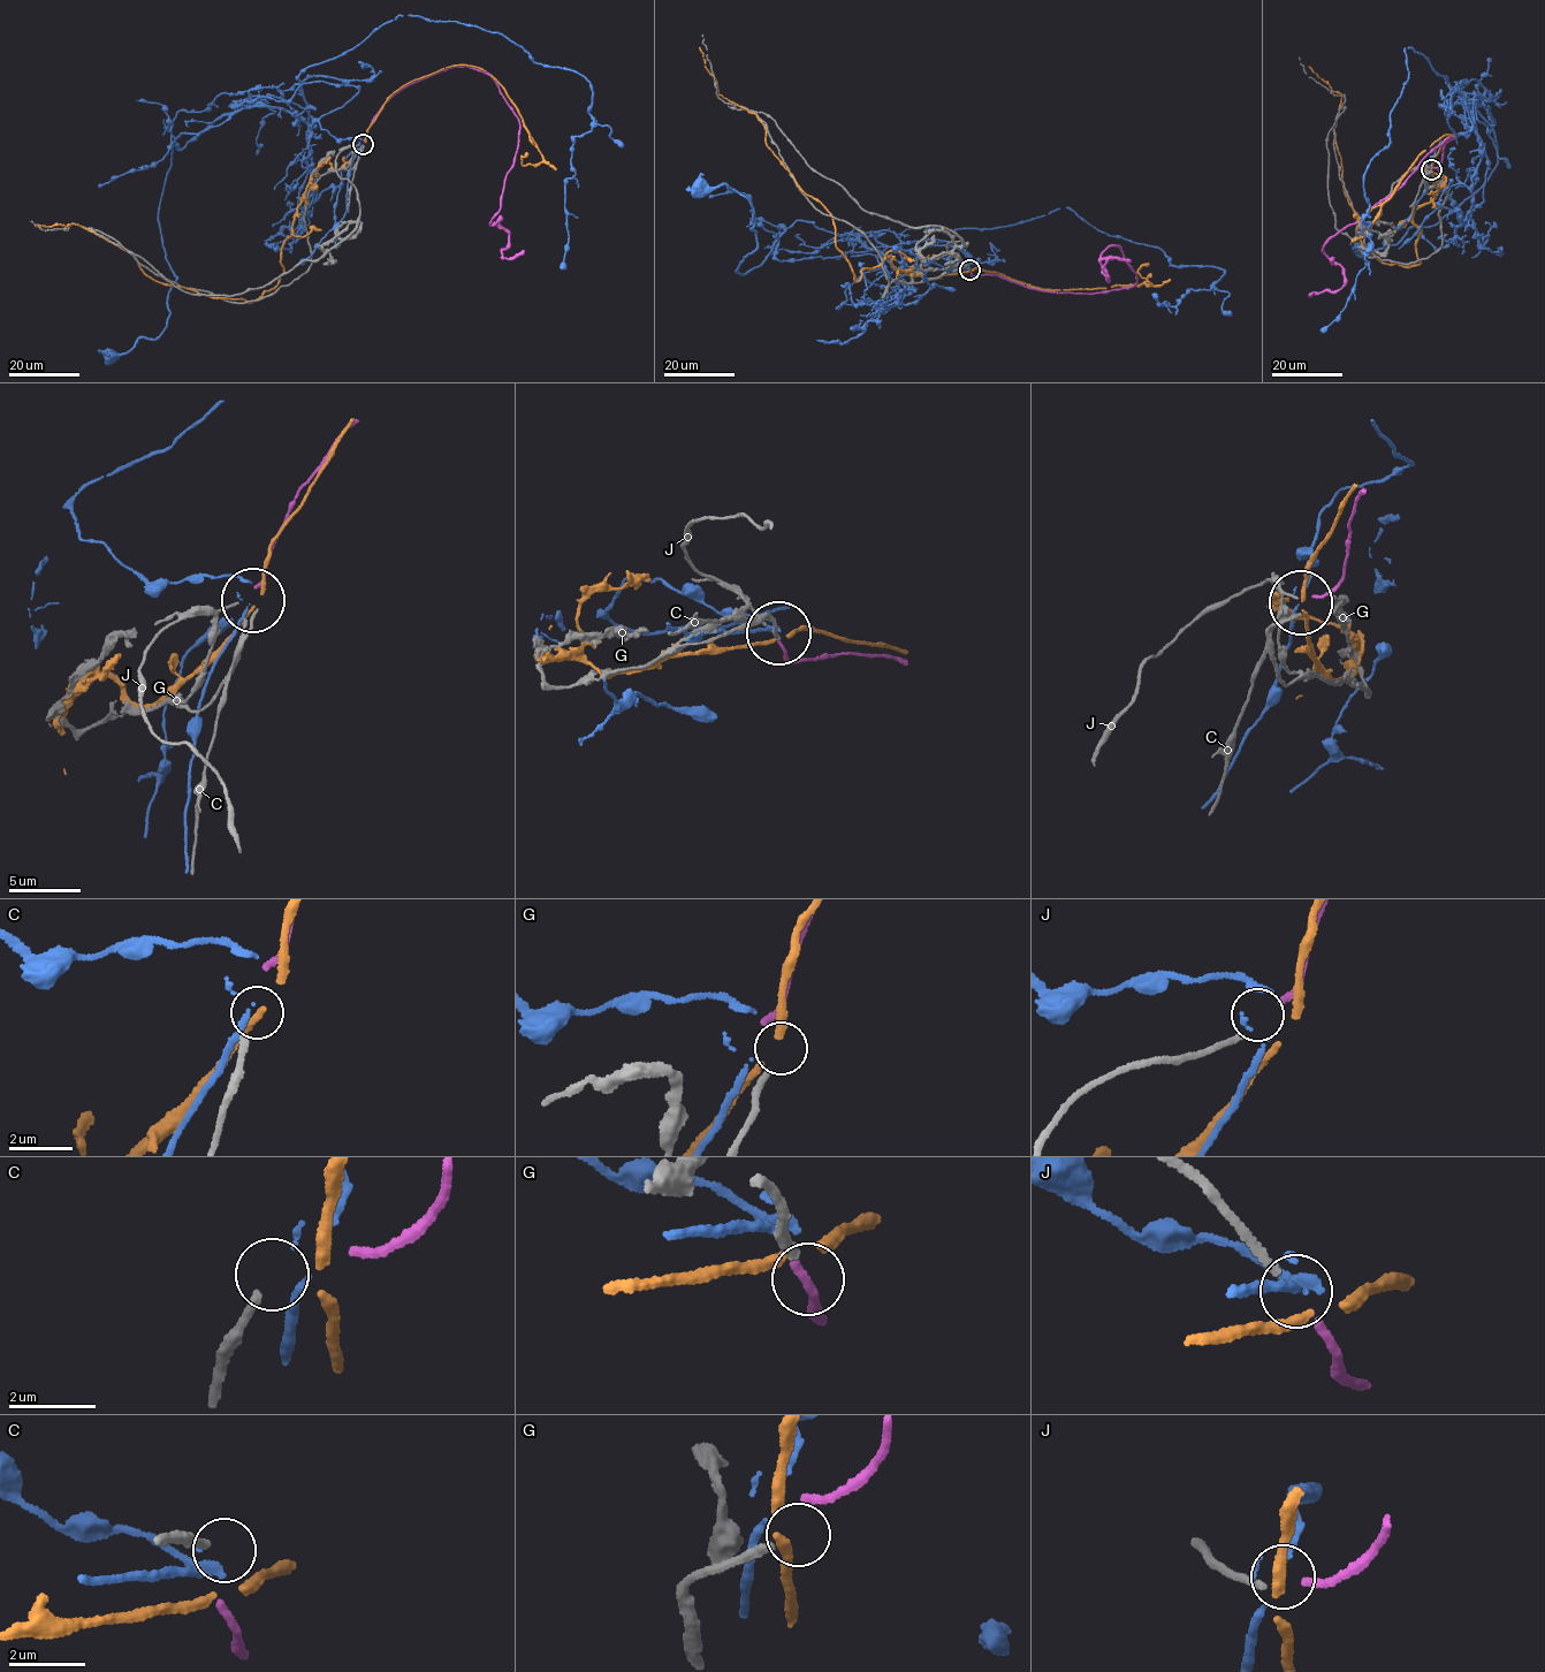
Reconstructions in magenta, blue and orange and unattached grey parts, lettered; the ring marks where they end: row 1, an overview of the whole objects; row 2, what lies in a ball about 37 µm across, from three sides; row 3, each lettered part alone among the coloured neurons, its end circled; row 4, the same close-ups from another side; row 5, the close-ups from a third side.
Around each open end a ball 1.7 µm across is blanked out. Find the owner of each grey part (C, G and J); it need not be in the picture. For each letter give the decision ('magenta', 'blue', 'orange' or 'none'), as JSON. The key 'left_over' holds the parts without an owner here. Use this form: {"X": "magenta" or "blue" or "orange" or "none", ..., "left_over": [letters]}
{"C": "none", "G": "none", "J": "magenta", "left_over": ["C", "G"]}

